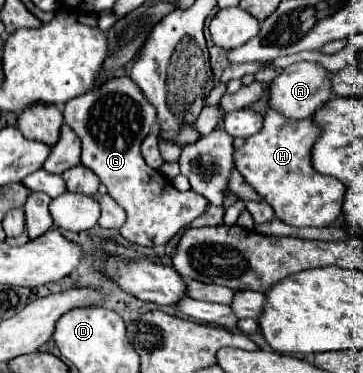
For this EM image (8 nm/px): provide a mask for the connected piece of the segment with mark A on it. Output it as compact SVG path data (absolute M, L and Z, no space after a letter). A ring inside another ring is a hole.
M295 62L295 64L287 66L273 80L269 92L271 92L269 94L269 106L277 108L279 112L283 112L285 116L289 116L293 120L301 120L301 118L315 114L315 110L321 108L321 104L327 104L333 98L331 72L317 62Z

